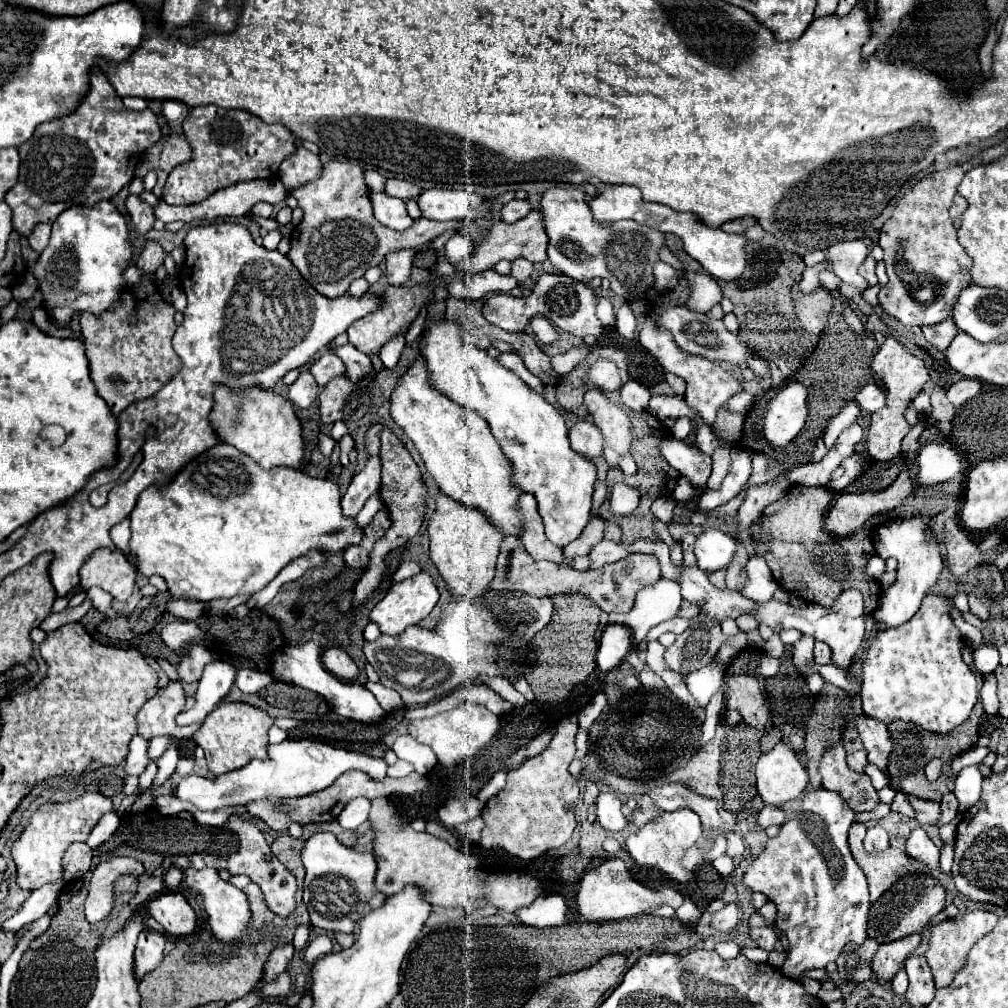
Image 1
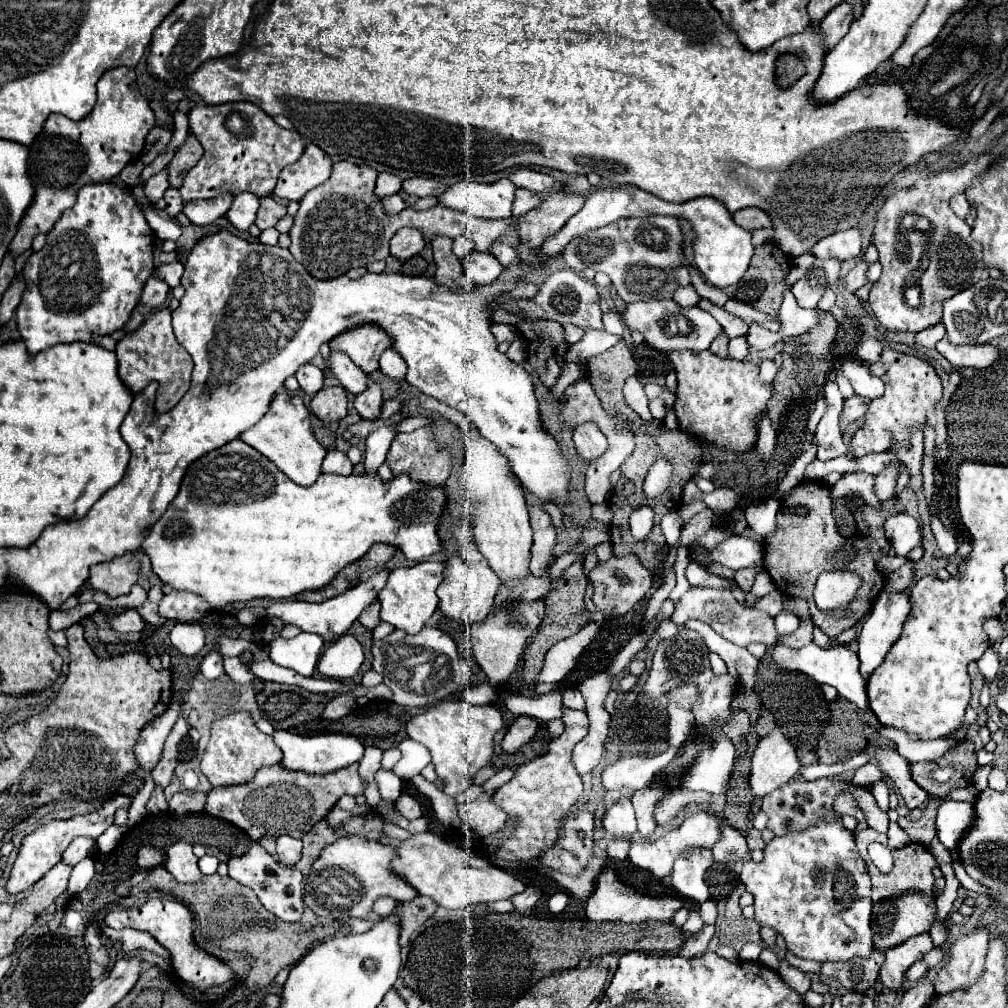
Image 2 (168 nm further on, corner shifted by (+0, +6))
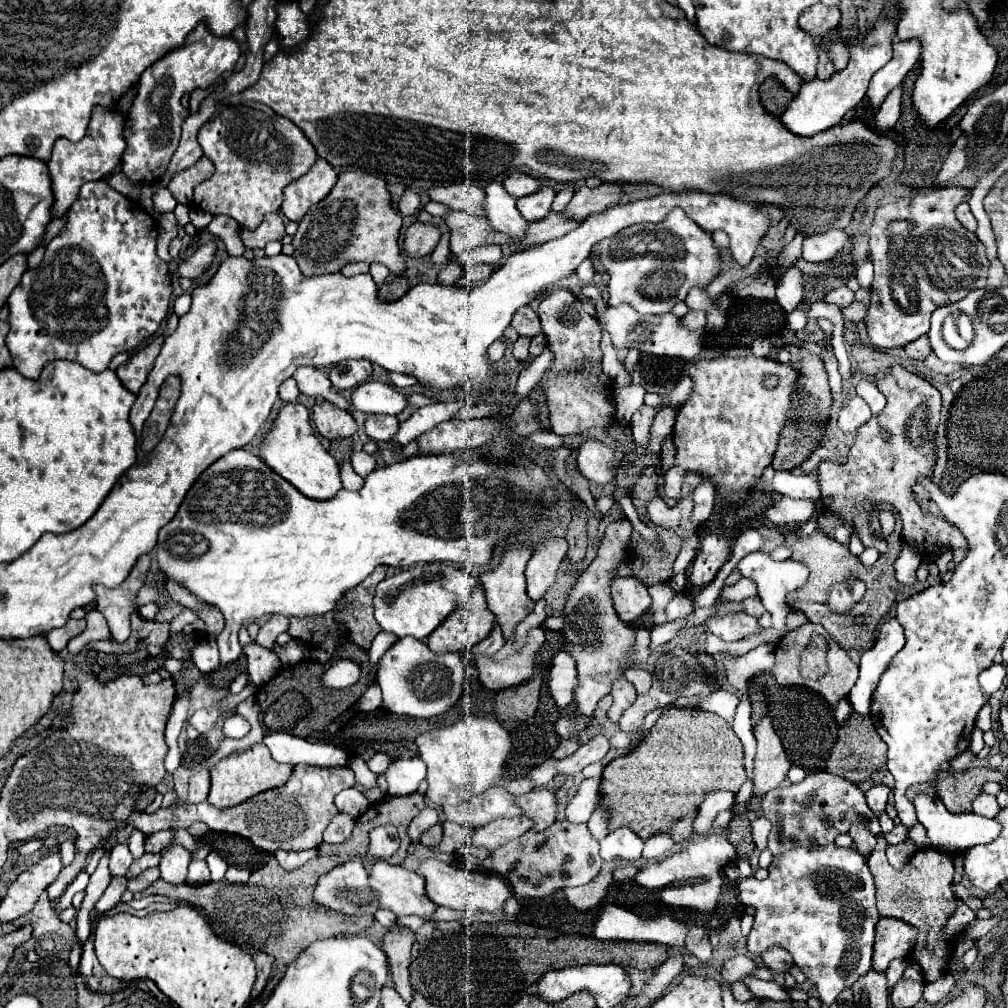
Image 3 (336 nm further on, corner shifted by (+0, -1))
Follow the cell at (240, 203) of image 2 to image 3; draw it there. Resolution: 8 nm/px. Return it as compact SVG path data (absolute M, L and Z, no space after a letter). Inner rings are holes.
M214 215L212 223L208 225L208 231L226 243L230 255L242 255L244 253L240 229L242 229L240 223L236 223L236 219L232 219L228 215Z

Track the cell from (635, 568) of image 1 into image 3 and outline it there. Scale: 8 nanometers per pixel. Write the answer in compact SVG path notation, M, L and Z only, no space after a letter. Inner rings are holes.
M614 577L612 579L612 601L618 617L624 623L636 621L652 605L648 587L636 577Z

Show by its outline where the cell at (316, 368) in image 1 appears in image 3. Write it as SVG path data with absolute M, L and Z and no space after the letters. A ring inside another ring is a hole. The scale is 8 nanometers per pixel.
M366 381L352 391L352 407L364 413L398 415L406 407L406 399L386 383Z

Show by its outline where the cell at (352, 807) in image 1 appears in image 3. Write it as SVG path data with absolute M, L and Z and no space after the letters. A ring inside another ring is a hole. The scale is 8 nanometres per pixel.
M344 789L336 795L336 807L342 813L350 813L352 817L360 817L368 807L370 801L358 789Z

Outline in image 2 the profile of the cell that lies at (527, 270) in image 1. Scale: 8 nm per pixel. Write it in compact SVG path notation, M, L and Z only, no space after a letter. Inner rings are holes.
M494 242L494 244L490 246L490 254L496 256L498 262L504 264L504 266L508 266L510 262L514 262L514 260L518 258L518 252L516 252L512 246L504 244L504 242Z

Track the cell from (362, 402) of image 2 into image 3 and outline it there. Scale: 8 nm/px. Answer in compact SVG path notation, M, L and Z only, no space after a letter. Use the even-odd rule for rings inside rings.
M370 415L366 419L366 435L374 441L390 443L392 435L398 429L398 419L394 415Z

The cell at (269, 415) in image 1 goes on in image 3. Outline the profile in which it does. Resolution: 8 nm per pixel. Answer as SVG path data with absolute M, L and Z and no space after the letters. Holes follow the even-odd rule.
M286 403L280 409L278 419L264 433L262 443L258 445L258 457L268 467L272 467L280 477L290 481L300 493L312 499L330 499L342 489L342 483L338 477L338 463L314 437L314 431L310 425L310 413L302 403Z

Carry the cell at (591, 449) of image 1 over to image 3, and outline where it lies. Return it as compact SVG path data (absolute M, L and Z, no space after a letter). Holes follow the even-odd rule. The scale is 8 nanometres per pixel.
M588 439L578 447L578 469L580 473L598 483L606 485L612 481L612 467L614 467L614 451L602 445L600 441Z

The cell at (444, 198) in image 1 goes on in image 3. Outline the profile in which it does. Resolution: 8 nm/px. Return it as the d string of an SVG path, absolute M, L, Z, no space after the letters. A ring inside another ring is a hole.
M490 183L484 193L484 211L490 227L514 237L524 235L526 221L516 209L516 197L512 197L502 183Z

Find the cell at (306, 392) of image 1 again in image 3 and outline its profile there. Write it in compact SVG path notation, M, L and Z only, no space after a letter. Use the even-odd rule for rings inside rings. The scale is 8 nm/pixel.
M300 367L294 375L296 383L298 383L298 389L302 395L308 395L308 397L316 397L316 395L322 395L326 401L332 401L334 405L342 407L342 409L348 409L348 403L342 395L338 395L336 391L332 391L332 383L330 379L324 375L324 371L316 369L316 367Z

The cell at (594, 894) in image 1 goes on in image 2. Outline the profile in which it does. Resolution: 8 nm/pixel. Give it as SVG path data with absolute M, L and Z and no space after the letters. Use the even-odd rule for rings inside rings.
M604 870L598 880L596 880L596 890L592 892L592 896L586 902L586 916L592 922L626 922L626 924L634 924L634 922L646 922L646 920L654 920L654 922L672 922L674 914L682 908L680 898L650 898L650 896L642 896L636 890L632 890L630 886L622 884L620 880L616 880L616 874L612 870Z

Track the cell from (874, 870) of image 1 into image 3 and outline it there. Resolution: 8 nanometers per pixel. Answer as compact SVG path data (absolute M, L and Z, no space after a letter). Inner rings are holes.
M880 835L876 847L866 857L869 870L876 881L876 903L878 913L882 917L898 917L918 929L918 943L912 951L914 961L920 963L926 983L936 981L944 973L944 961L952 953L952 945L948 941L938 941L938 935L946 921L952 917L952 889L950 883L954 879L954 863L950 855L944 855L936 849L920 849L902 871L896 871L886 859L886 839Z

